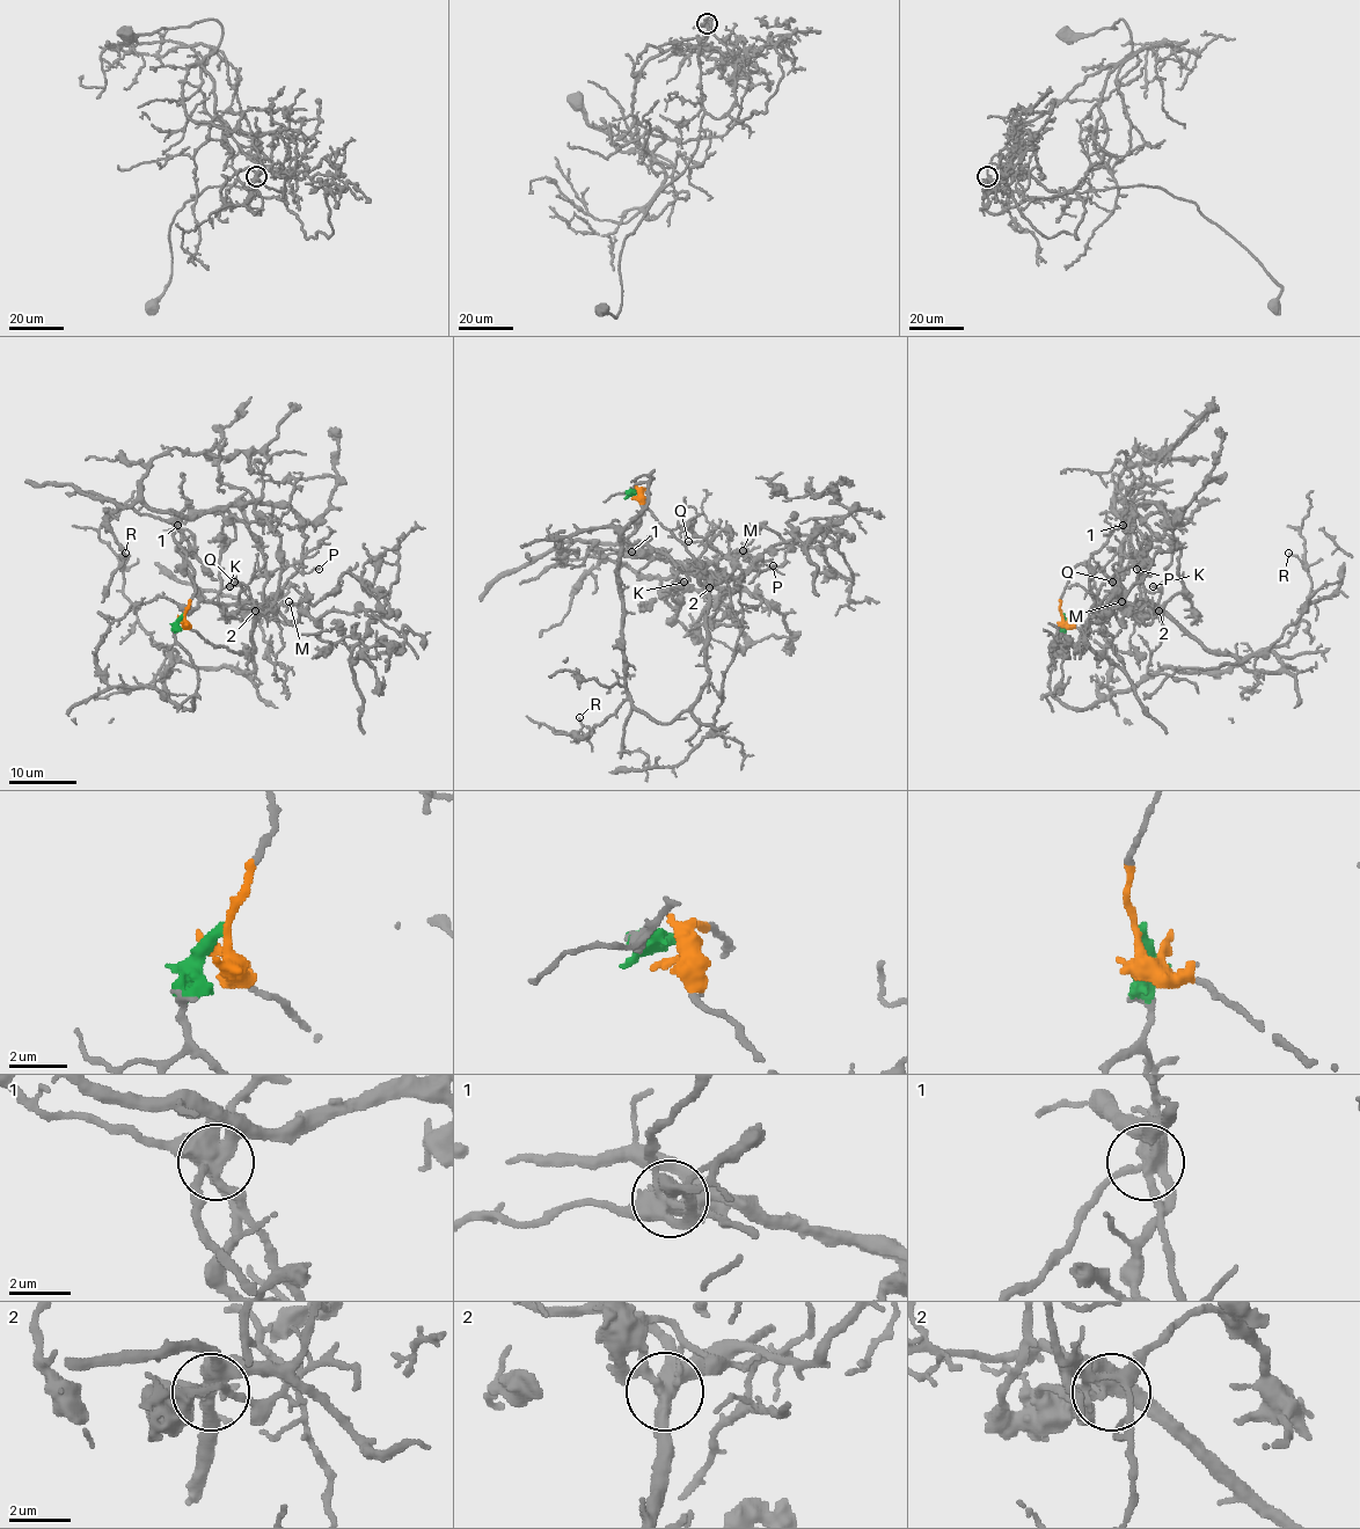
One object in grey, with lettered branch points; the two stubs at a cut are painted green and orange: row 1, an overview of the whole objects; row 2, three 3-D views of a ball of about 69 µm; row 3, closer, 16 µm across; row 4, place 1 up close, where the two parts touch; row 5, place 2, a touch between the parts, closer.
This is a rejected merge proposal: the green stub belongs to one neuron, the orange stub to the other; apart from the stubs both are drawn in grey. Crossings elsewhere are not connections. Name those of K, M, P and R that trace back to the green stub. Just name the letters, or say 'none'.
M, P, R

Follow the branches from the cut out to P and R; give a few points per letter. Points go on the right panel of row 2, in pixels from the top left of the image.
P: (1061, 616), (1050, 688), (1072, 707), (1263, 650), (1294, 667), (1208, 653), (1147, 601), (1137, 570)
R: (1061, 616), (1050, 688), (1091, 709), (1160, 670), (1229, 670), (1282, 646), (1310, 591), (1308, 568), (1289, 553)

